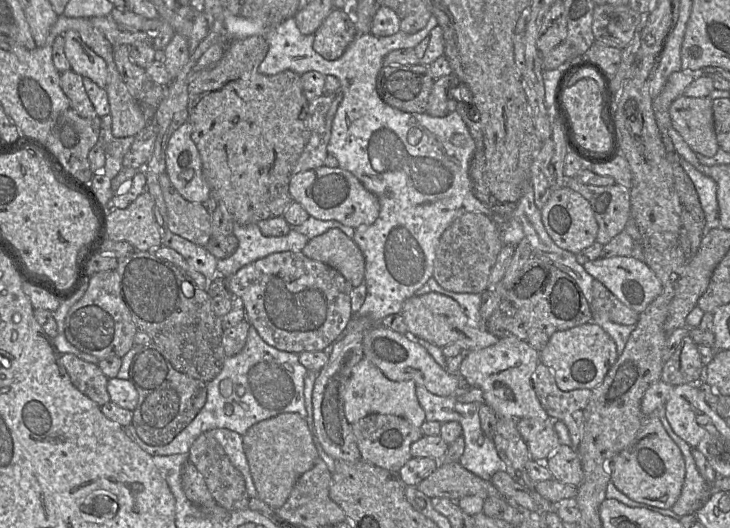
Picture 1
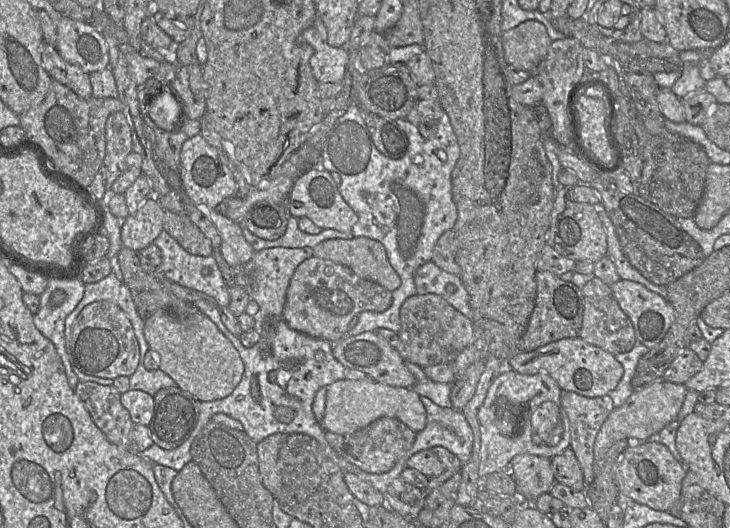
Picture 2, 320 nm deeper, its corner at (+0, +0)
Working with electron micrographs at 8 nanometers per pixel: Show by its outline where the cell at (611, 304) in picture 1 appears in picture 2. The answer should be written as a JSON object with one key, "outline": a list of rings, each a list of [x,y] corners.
{"outline":[[[594,277],[582,288],[582,293],[584,316],[579,337],[613,355],[631,351],[637,342],[634,327],[630,318],[621,309],[611,286],[598,277]]]}

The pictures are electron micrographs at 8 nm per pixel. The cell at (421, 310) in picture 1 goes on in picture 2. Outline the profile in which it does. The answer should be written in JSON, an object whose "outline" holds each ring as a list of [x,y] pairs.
{"outline":[[[580,337],[561,339],[530,352],[517,352],[508,360],[507,368],[525,375],[545,372],[557,381],[562,390],[589,398],[610,394],[624,374],[624,367],[612,353]]]}

